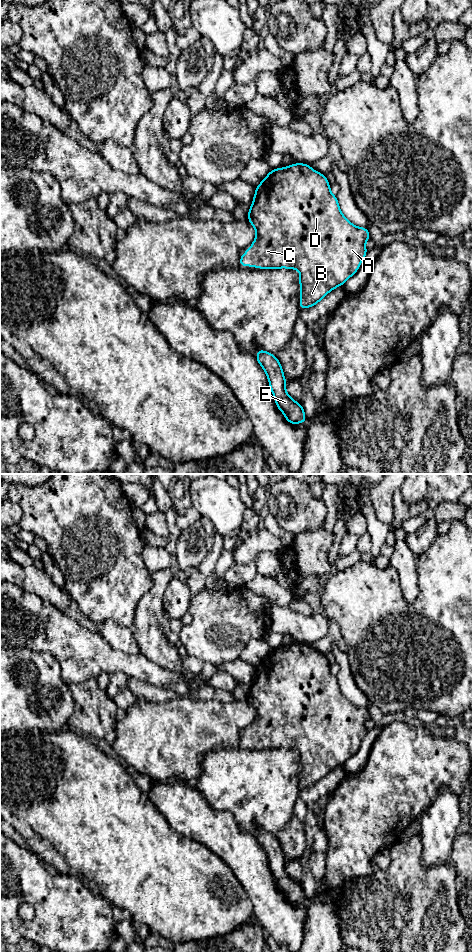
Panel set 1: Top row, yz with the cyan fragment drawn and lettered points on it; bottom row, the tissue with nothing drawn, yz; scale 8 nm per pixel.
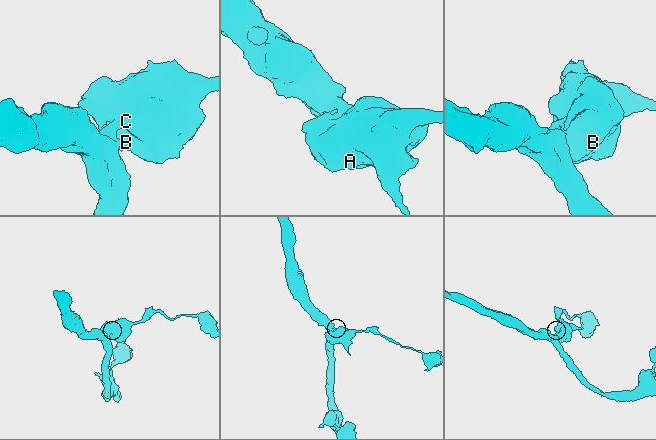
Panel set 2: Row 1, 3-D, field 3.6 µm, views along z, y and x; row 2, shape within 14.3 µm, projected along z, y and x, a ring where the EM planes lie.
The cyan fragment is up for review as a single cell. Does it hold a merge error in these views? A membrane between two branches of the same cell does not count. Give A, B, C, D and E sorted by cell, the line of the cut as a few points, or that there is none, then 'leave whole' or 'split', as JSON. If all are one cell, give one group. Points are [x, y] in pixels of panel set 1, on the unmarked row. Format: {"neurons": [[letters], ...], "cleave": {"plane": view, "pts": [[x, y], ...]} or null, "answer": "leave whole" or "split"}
{"neurons": [["A", "B", "C", "D", "E"]], "cleave": null, "answer": "leave whole"}

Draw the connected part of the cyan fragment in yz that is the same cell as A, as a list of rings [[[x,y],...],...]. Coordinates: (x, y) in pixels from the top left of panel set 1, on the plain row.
[[[295,643],[284,648],[272,649],[256,666],[247,698],[257,715],[251,727],[241,735],[239,747],[297,749],[300,752],[301,790],[315,786],[330,771],[344,765],[358,751],[368,732],[365,727],[366,721],[370,719],[368,708],[354,706],[341,693],[338,679],[331,673],[326,656],[313,650],[309,644]]]

